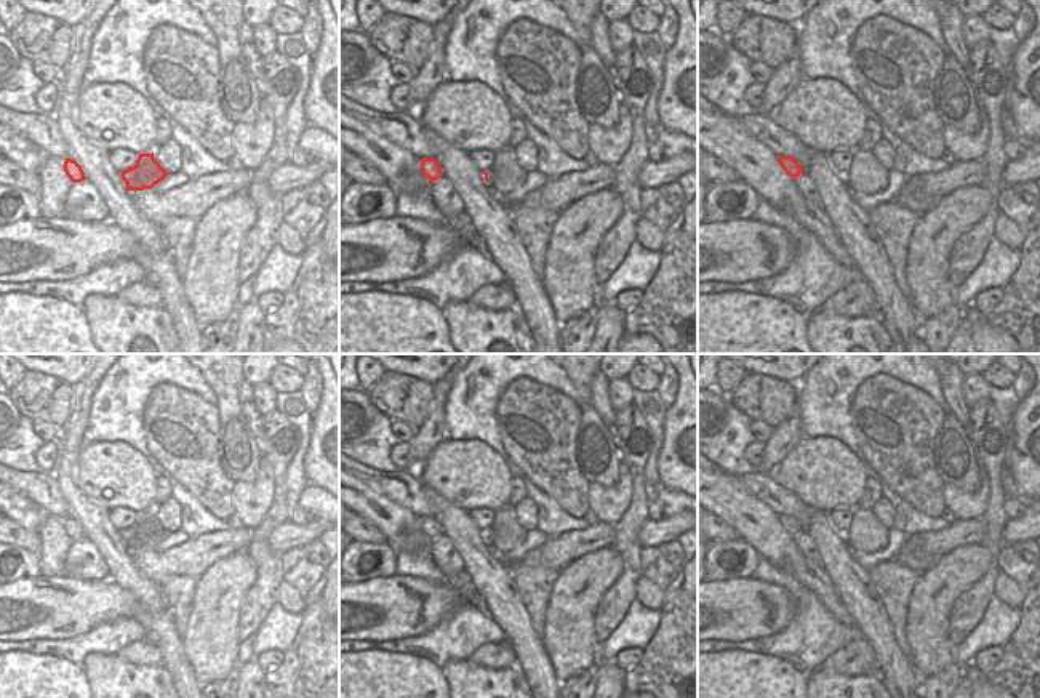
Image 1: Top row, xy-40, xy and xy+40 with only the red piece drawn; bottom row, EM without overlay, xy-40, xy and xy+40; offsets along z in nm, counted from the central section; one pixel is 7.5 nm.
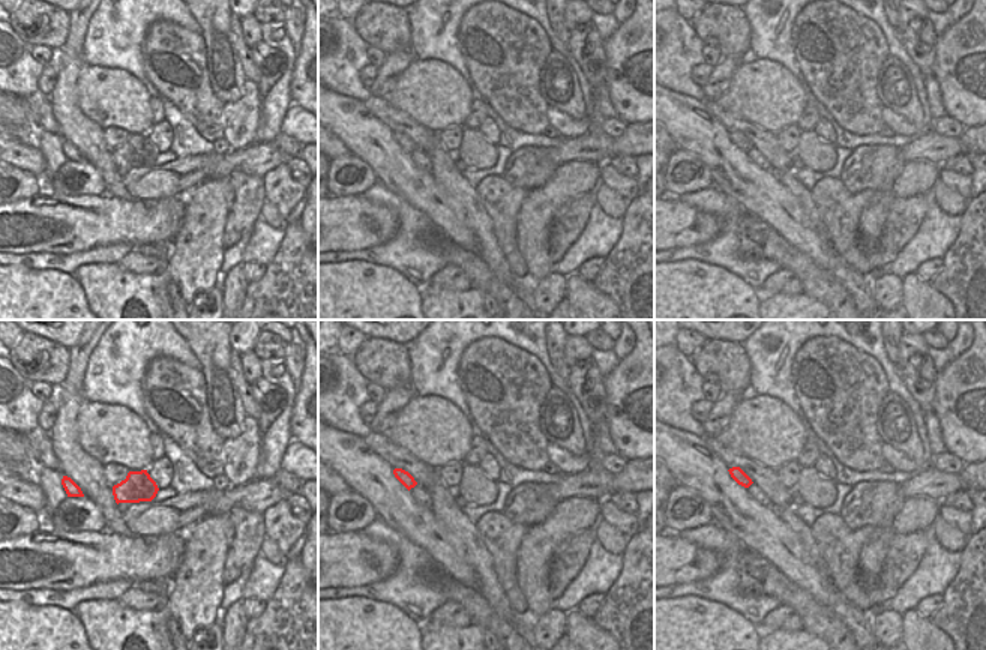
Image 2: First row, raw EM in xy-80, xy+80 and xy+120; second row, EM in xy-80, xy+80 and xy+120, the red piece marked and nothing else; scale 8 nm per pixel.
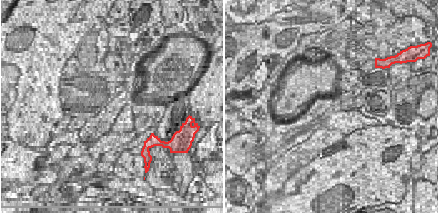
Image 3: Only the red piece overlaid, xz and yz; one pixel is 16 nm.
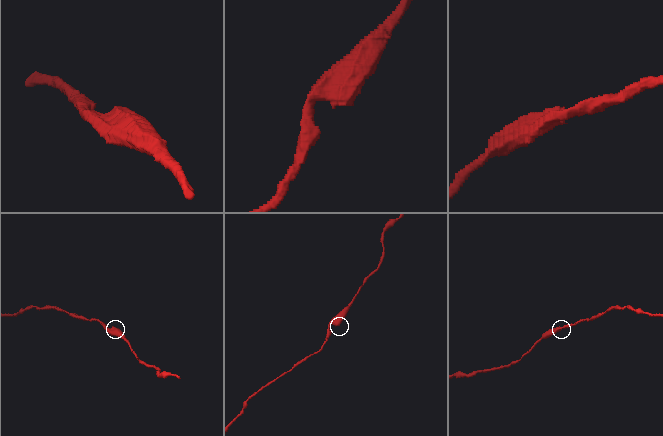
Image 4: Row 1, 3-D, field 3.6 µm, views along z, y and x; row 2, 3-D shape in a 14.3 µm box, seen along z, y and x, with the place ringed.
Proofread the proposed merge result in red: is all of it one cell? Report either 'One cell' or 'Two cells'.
One cell

